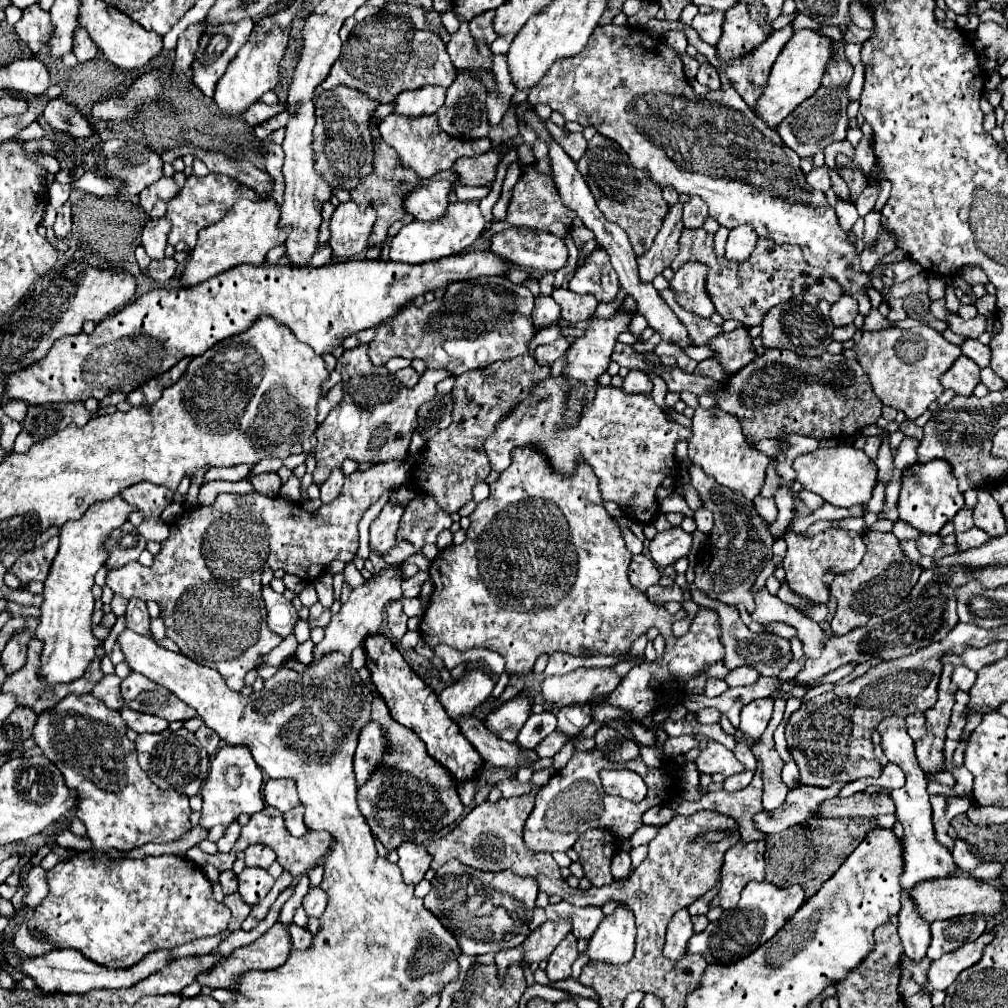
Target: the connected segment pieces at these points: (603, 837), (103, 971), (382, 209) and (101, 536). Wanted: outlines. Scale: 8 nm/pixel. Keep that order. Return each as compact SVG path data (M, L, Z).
M597 827L585 831L573 845L573 849L579 853L579 861L583 865L585 877L589 877L595 887L613 883L611 861L613 855L619 853L621 843L623 839L619 839L611 831Z
M1 945L7 957L7 963L11 969L15 971L23 971L25 975L33 977L35 983L47 991L61 991L61 993L89 993L95 989L125 989L125 987L133 987L135 983L143 981L145 977L149 977L151 973L161 971L163 967L167 967L173 957L171 951L163 949L163 951L153 951L149 953L145 959L141 959L139 963L135 963L129 969L111 969L111 967L103 967L91 959L85 959L85 955L81 955L81 951L73 951L73 949L53 949L51 953L43 955L43 957L35 957L35 959L19 959L9 945Z
M383 139L377 141L375 145L375 163L373 163L373 173L369 177L365 177L353 191L351 197L353 201L359 205L359 209L365 207L373 207L377 211L377 221L373 225L373 231L369 235L369 245L375 247L377 243L381 243L387 237L387 229L399 221L405 215L405 207L403 201L407 197L407 193L411 193L417 183L419 183L419 175L413 175L413 171L401 171L401 165L397 163L397 153L391 147L385 147Z
M117 495L117 499L95 503L93 507L89 507L89 511L85 511L81 519L69 521L65 523L65 527L61 527L61 547L57 557L53 559L49 577L45 581L41 617L35 629L35 637L43 643L39 677L47 685L81 679L91 661L95 659L95 647L99 645L99 641L91 635L91 615L95 601L91 595L93 577L107 559L107 551L103 549L107 533L115 527L121 527L131 511L135 511L135 507L129 507Z

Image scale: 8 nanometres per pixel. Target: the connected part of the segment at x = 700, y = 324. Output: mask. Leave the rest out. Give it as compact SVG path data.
M665 289L661 291L661 297L663 301L673 309L673 313L679 317L679 321L683 323L683 327L689 331L689 337L695 345L705 345L711 337L715 337L717 333L721 333L721 327L715 325L711 319L705 319L705 317L699 317L687 309L683 309L675 297L673 297L673 291L671 289Z

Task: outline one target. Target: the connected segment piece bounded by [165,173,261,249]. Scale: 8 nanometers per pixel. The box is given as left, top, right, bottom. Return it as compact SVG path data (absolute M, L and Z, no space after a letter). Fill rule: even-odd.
M209 173L205 177L189 175L183 189L167 203L165 217L171 221L171 233L167 239L169 245L177 245L179 241L183 241L193 249L195 241L197 241L197 231L221 221L225 217L225 213L233 207L233 201L237 201L241 197L251 199L251 201L261 199L261 195L257 195L253 189L245 187L237 179L231 179L229 175L221 175L221 173Z

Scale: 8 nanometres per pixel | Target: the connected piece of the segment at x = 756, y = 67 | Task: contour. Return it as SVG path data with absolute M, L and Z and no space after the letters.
M679 20L676 21L664 21L663 22L666 28L666 31L669 30L679 30L683 31L685 35L687 35L687 39L689 41L693 41L693 45L699 49L699 53L706 56L710 64L718 71L722 71L727 73L727 77L731 79L731 83L733 83L733 87L735 87L735 91L743 97L743 101L751 107L751 109L755 109L755 105L757 105L757 101L759 101L759 97L761 97L761 93L765 91L765 85L767 85L767 79L769 79L769 73L771 73L771 67L773 67L773 63L775 63L775 59L777 59L777 55L781 53L781 49L783 49L783 45L789 41L789 37L793 35L793 29L791 29L791 25L787 25L787 27L783 27L783 29L779 29L779 31L775 31L761 47L757 47L757 51L753 51L753 55L749 55L749 59L741 59L741 63L729 63L729 67L725 67L725 65L721 65L721 63L717 63L717 53L715 46L711 46L707 43L703 43L699 37L697 37L697 33L693 31L693 27L691 25L685 25L685 23L681 23Z

